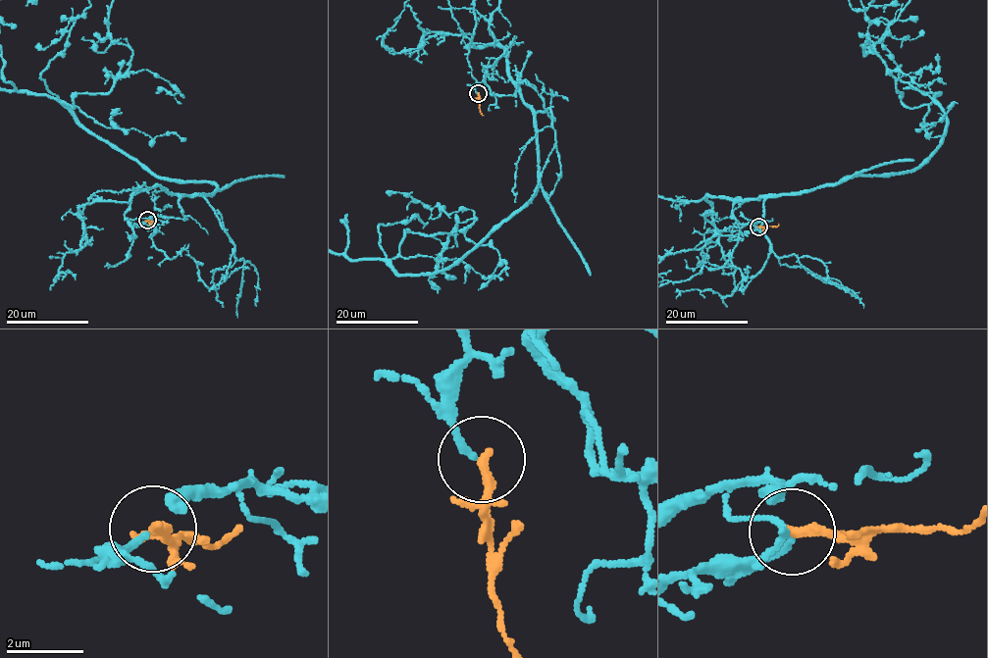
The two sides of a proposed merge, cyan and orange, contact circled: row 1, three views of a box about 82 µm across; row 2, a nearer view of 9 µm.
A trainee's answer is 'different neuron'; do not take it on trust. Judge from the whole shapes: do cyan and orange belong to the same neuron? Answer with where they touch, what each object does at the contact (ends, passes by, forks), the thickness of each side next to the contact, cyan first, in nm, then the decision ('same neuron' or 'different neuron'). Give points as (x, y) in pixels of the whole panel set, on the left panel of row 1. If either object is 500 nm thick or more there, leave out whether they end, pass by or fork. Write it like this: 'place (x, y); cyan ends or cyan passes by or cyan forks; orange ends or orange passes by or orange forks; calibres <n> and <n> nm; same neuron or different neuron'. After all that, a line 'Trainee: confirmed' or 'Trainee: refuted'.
place (147, 220); cyan ends; orange ends; calibres 170 and 280 nm; same neuron
Trainee: refuted

